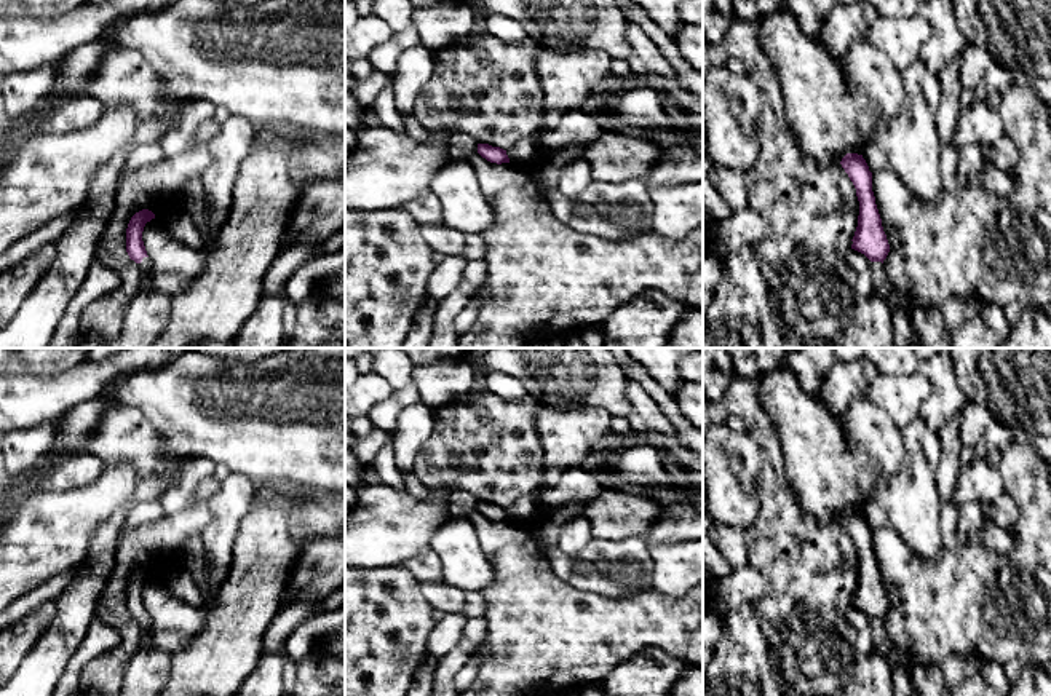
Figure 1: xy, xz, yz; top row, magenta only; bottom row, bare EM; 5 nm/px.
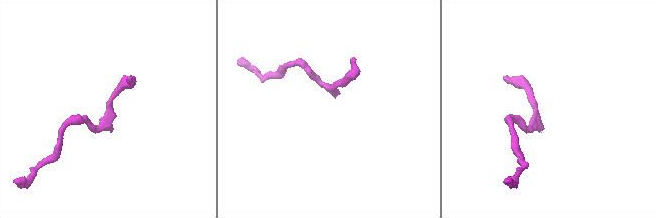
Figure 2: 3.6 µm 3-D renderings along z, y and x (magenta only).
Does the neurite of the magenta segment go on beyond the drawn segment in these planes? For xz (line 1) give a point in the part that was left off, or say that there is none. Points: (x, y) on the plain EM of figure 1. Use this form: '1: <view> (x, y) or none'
1: none

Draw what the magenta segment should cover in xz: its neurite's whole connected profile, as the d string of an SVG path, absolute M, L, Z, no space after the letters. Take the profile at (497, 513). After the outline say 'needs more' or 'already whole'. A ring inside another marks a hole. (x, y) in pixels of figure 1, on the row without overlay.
M478 501L478 511L490 520L510 520L506 508L500 504L492 504L489 501Z; already whole

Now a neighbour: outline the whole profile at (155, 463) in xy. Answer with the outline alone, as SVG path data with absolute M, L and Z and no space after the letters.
M120 407L104 415L96 434L78 453L94 455L102 466L131 463L139 477L149 477L166 466L161 445L163 437L144 412Z

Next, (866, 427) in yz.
M867 396L855 399L840 420L848 442L872 458L885 476L901 468L906 457L901 428Z

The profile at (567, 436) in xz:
M554 402L541 404L535 426L545 466L561 473L581 468L585 458L610 433L610 420L612 415L605 409L594 405L564 409Z

